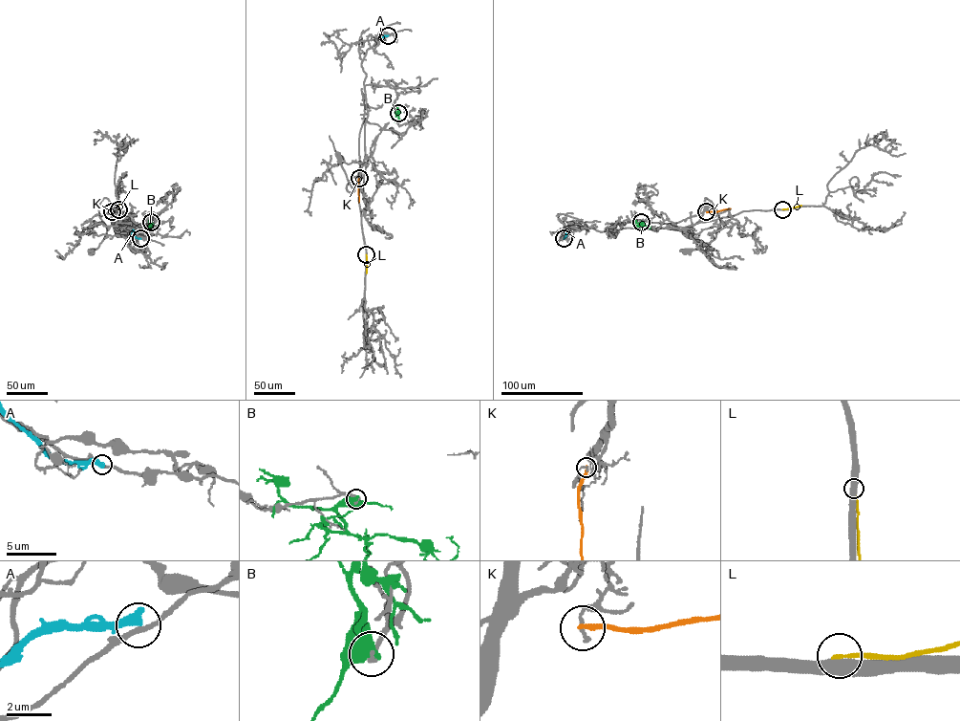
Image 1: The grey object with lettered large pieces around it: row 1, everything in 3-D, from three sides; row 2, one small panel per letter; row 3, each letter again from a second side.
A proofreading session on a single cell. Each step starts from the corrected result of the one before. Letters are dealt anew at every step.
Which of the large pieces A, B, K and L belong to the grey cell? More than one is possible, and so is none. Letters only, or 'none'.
none

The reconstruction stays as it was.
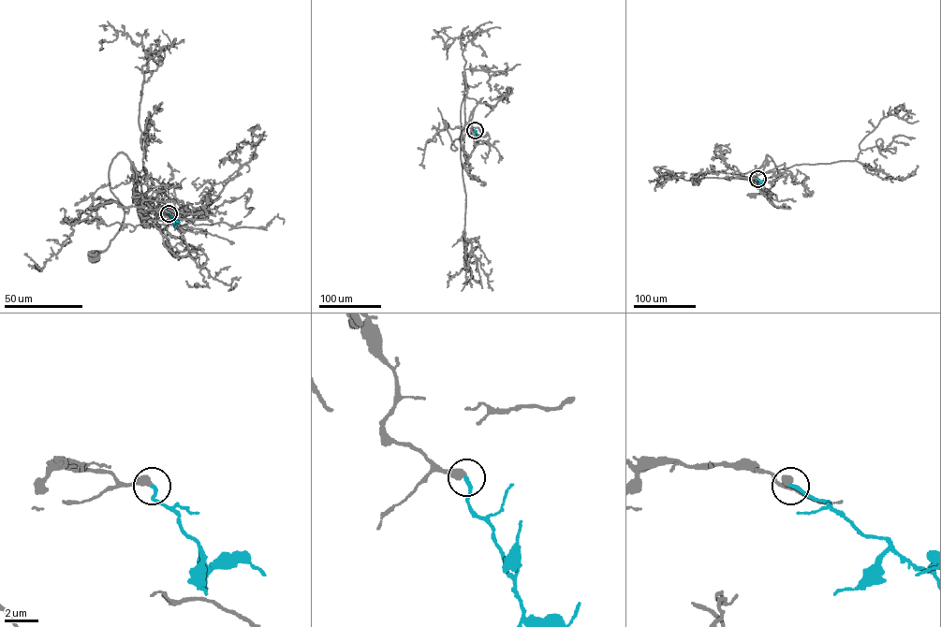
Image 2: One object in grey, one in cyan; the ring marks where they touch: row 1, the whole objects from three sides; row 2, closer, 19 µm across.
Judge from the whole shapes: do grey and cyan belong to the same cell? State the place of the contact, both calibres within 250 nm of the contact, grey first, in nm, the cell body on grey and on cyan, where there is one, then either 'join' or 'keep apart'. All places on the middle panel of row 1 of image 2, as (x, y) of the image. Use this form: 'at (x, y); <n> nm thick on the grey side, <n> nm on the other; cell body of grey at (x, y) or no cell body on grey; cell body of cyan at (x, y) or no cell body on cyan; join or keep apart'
at (475, 130); 480 nm thick on the grey side, 240 nm on the other; cell body of grey at (446, 123); no cell body on cyan; join

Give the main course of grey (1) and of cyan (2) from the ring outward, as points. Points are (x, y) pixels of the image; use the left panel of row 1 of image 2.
1: (169, 213), (144, 200), (144, 176), (134, 202), (119, 153), (109, 180), (124, 215), (96, 256)
2: (169, 213), (176, 226)

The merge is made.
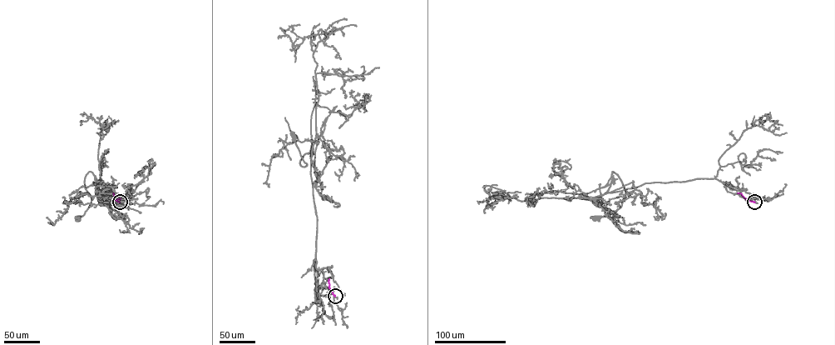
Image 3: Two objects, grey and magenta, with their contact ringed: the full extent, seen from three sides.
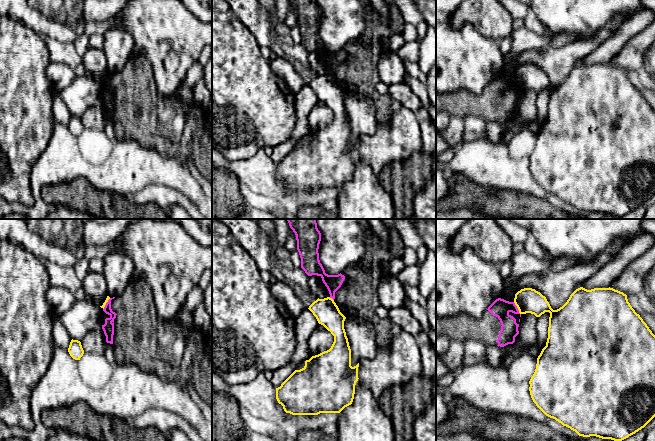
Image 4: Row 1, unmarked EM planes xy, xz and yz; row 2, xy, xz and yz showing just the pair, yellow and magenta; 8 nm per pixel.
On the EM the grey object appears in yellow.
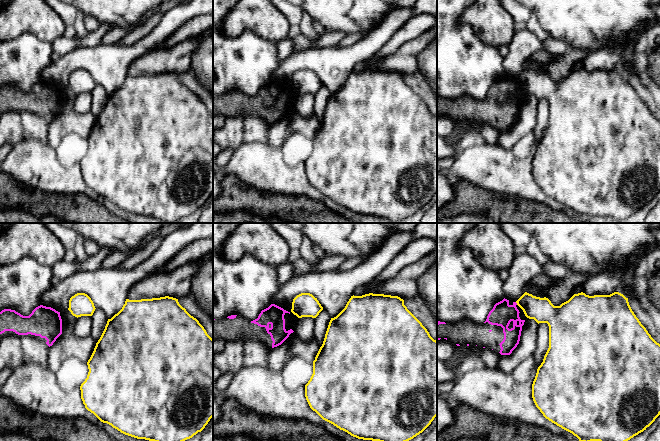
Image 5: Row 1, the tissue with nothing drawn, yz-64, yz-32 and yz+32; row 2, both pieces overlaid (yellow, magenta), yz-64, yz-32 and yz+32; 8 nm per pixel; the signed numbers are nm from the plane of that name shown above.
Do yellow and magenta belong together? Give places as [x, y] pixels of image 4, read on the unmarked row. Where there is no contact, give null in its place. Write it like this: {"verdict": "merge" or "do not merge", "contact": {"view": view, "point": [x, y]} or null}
{"verdict": "do not merge", "contact": {"view": "yz", "point": [517, 83]}}

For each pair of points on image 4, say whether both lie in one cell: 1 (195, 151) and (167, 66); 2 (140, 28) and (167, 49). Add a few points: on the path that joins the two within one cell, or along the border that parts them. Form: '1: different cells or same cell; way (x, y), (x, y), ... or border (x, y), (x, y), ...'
1: different cells; border (157, 91), (170, 96)
2: same cell; way (147, 29), (160, 42)

